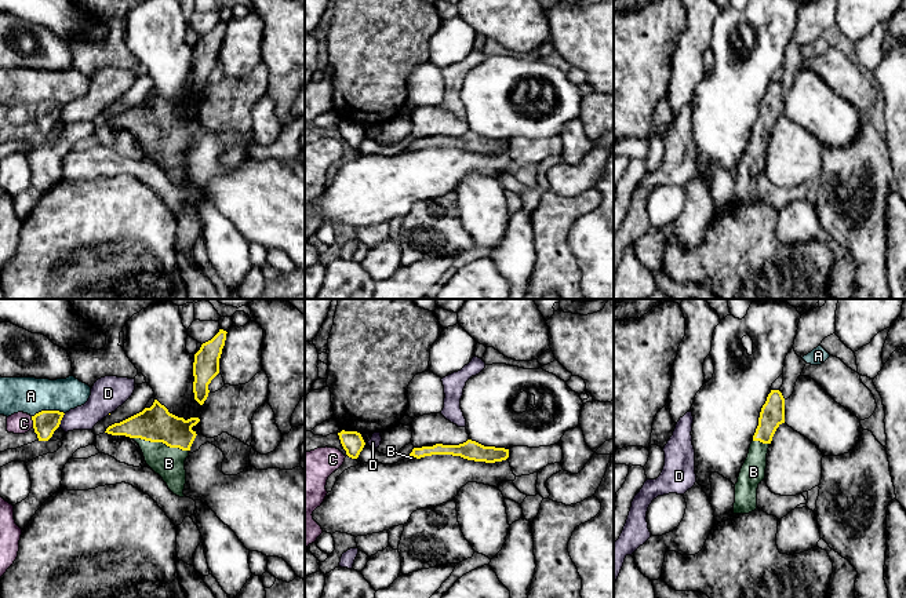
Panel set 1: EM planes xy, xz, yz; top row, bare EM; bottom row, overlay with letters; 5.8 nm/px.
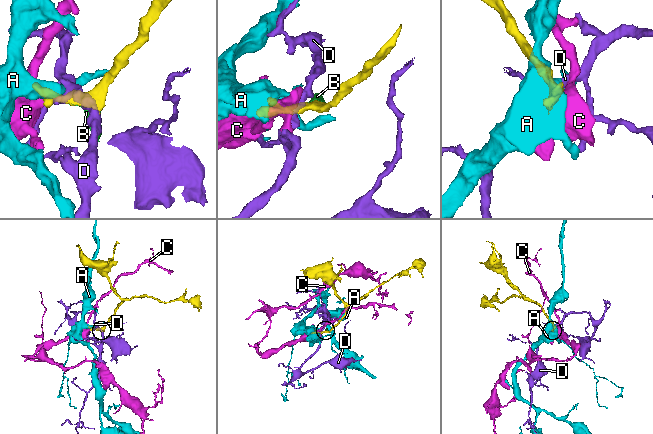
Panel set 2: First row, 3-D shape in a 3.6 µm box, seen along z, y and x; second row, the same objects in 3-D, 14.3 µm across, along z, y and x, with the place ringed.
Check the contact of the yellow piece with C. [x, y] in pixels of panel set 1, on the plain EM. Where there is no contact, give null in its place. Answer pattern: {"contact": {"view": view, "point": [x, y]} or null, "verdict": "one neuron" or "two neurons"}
{"contact": {"view": "xy", "point": [33, 113]}, "verdict": "two neurons"}

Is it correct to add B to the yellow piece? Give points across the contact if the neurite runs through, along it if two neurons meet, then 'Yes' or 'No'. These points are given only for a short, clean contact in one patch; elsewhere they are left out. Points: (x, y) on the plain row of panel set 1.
Yes

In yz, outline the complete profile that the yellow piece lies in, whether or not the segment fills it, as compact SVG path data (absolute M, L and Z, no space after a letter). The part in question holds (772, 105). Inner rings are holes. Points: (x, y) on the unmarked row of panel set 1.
M771 81L735 175L734 205L749 205L757 200L757 179L765 169L768 139L782 114L785 114L785 90L779 81Z

